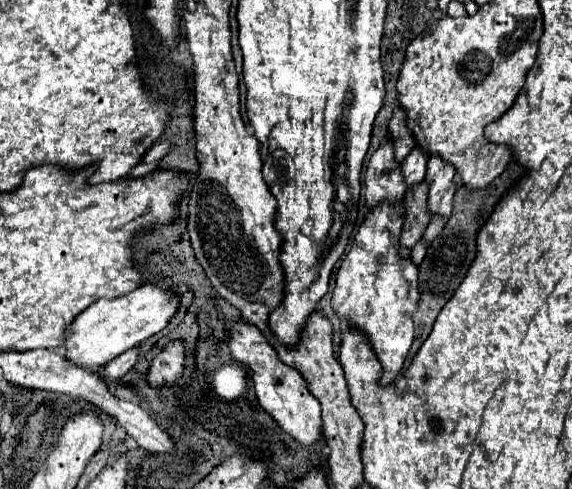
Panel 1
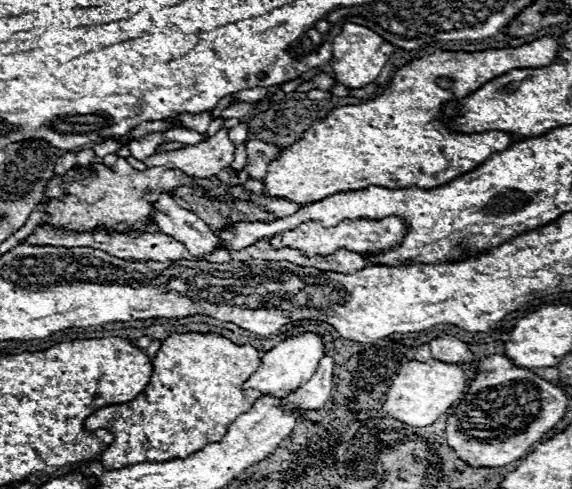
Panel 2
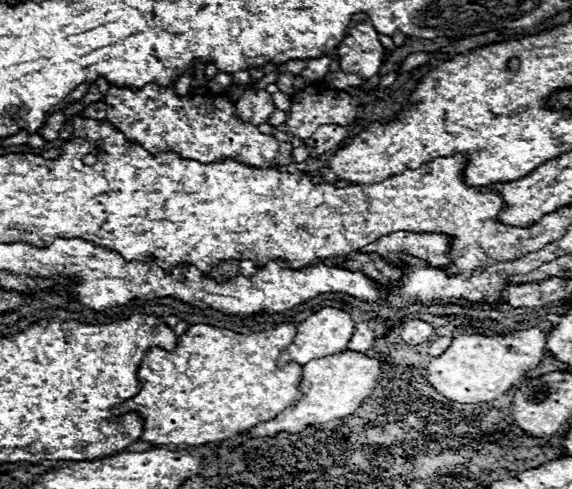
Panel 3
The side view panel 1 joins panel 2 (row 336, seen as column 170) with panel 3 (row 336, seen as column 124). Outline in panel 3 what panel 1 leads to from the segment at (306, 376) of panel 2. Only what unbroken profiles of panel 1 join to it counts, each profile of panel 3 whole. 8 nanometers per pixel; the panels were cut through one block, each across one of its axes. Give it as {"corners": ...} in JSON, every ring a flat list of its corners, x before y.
{"corners":[[322,308,322,310,314,312,310,318,306,318,304,322,300,322,296,326,294,342,286,348,286,352,282,352,282,358,280,358,278,366,284,366,288,362,296,362,296,364,304,366,310,360,344,352,344,348,350,342,352,334,354,334,354,322,352,322,352,318,350,318,348,312,336,310,336,308]]}

